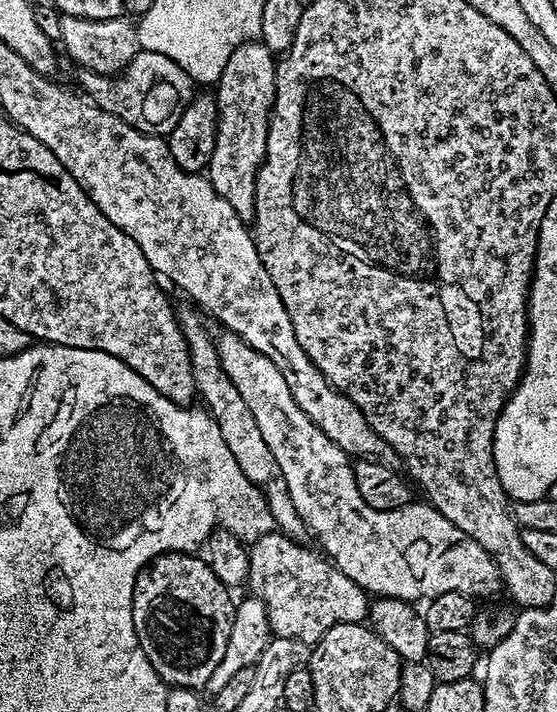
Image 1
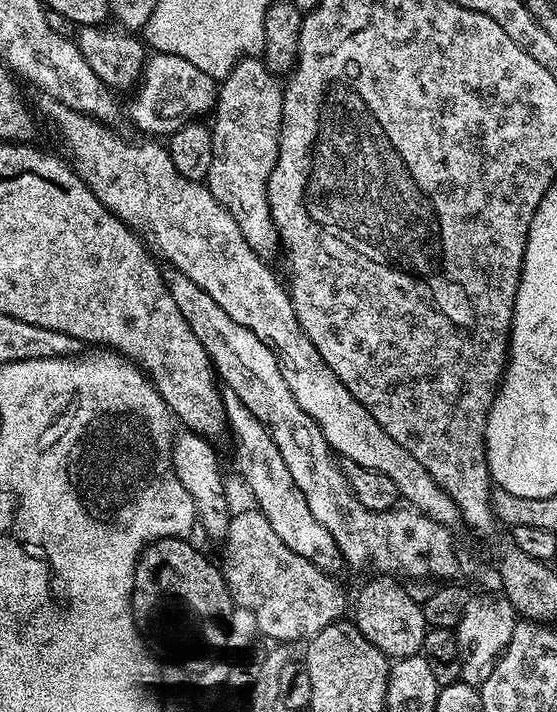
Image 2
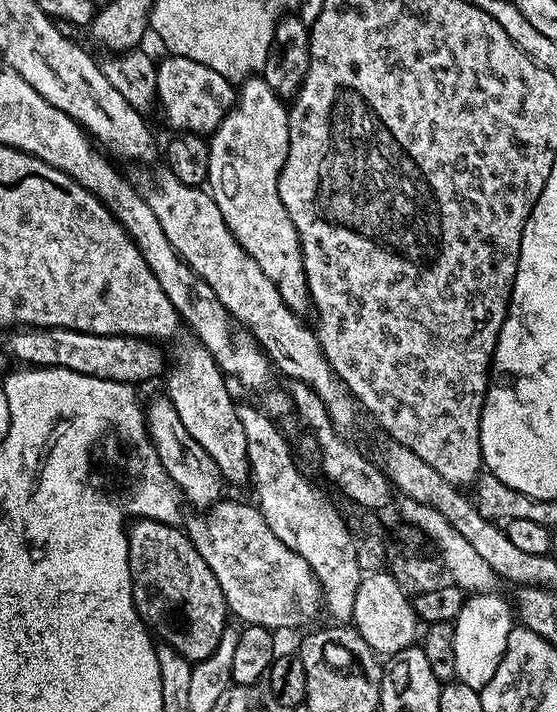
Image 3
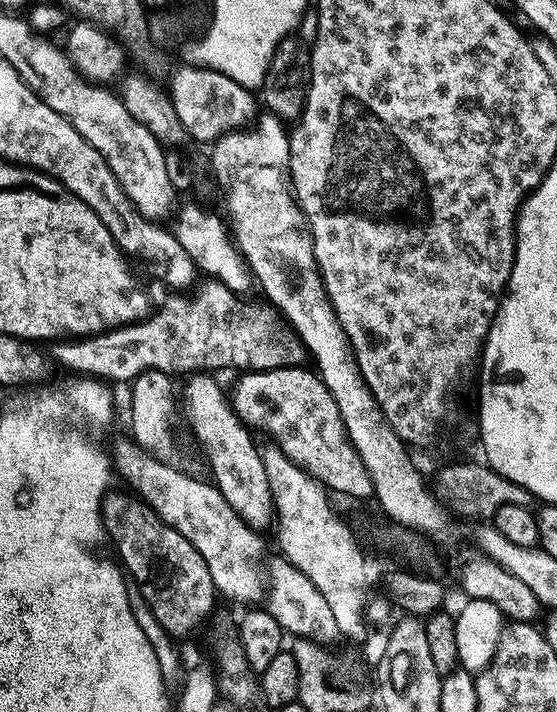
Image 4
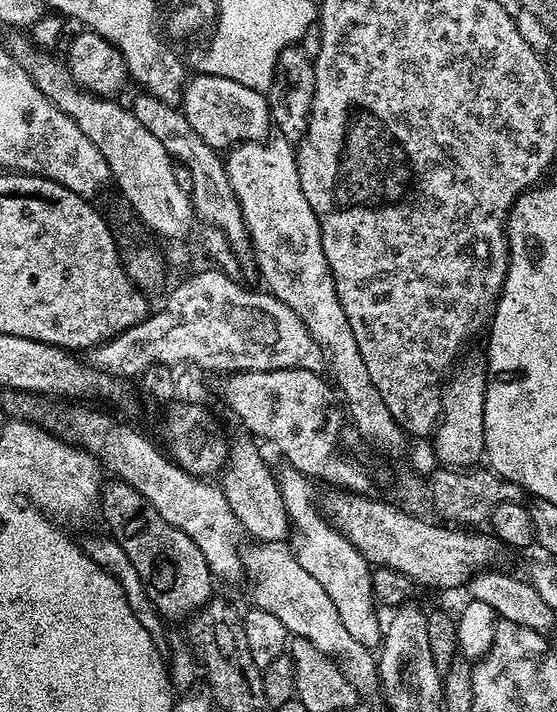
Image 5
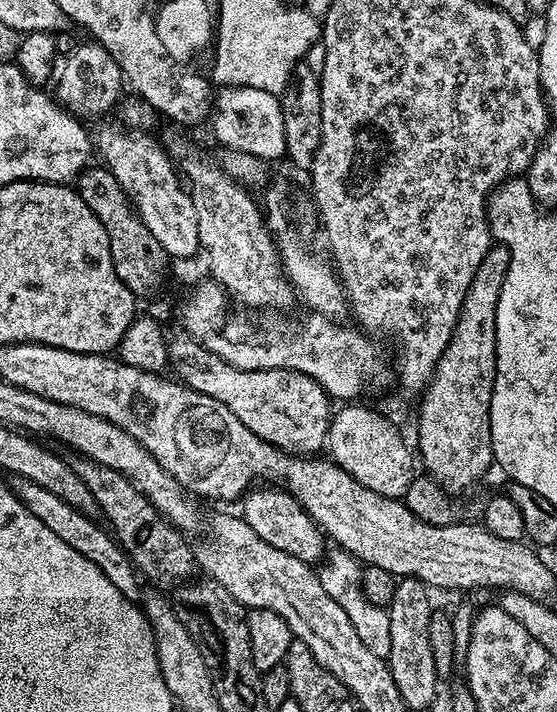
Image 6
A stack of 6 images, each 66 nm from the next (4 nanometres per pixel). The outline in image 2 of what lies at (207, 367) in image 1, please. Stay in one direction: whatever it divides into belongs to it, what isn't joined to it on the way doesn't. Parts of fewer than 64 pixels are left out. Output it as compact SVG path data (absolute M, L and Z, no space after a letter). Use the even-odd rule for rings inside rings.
M230 391L223 393L224 413L228 419L230 436L236 439L236 464L240 467L240 476L248 483L250 491L256 495L255 507L267 518L270 526L274 526L274 534L294 550L294 554L302 554L314 566L323 568L329 574L336 574L339 568L345 567L344 555L338 550L338 542L330 534L318 518L310 512L298 482L294 482L285 459L278 452L274 438L269 434L265 424L260 422L238 398L238 394Z

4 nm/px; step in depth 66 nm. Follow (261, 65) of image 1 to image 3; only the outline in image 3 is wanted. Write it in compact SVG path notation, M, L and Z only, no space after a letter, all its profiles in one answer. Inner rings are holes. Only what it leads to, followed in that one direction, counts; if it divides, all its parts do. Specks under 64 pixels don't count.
M260 74L249 76L239 85L236 93L236 103L231 110L222 118L215 132L211 133L207 141L209 146L209 172L206 181L207 191L212 201L222 210L222 218L234 234L237 242L258 262L262 274L274 282L278 294L290 306L290 310L297 314L309 311L310 297L308 283L306 282L306 270L300 235L286 212L286 206L282 206L282 198L278 194L278 178L282 166L286 162L288 153L288 139L290 138L290 126L288 125L288 108L274 90L267 85L264 77Z

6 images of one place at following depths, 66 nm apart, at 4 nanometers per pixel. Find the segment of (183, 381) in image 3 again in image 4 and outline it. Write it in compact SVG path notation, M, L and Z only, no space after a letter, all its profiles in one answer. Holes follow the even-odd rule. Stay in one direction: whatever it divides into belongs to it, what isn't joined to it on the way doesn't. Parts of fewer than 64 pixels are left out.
M192 374L187 377L188 385L182 394L182 408L188 411L188 424L196 435L198 443L208 455L208 468L216 489L230 502L230 506L252 528L264 530L274 520L272 491L266 482L266 466L262 466L261 449L252 441L253 433L243 420L236 415L229 397L224 396L220 384L212 374ZM252 435L252 436L251 436Z

